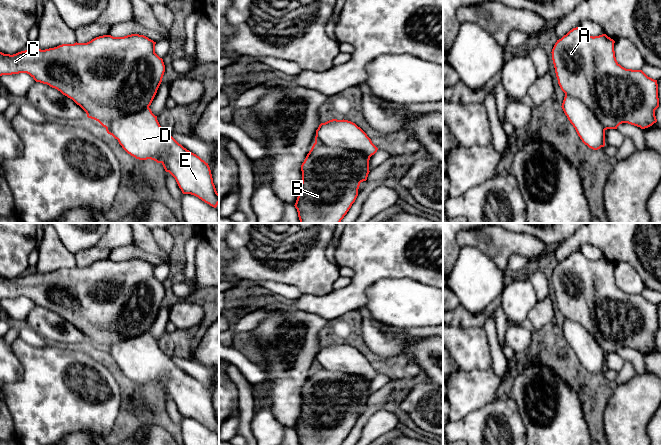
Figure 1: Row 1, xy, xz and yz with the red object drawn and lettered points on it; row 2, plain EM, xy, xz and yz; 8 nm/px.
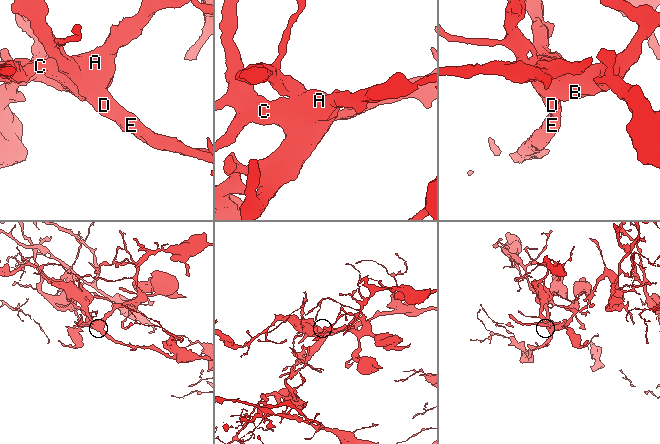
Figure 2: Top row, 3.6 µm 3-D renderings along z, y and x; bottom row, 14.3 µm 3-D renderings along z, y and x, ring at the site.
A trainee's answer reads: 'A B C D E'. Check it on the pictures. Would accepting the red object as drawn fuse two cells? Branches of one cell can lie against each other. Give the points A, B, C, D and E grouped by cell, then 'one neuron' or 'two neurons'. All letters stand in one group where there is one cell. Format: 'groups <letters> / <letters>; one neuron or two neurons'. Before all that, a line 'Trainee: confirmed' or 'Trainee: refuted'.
Trainee: refuted
groups A B C / D E; two neurons

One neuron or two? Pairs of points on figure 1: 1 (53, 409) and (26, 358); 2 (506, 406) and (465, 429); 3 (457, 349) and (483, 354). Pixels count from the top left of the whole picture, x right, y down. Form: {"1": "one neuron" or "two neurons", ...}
{"1": "one neuron", "2": "one neuron", "3": "one neuron"}

